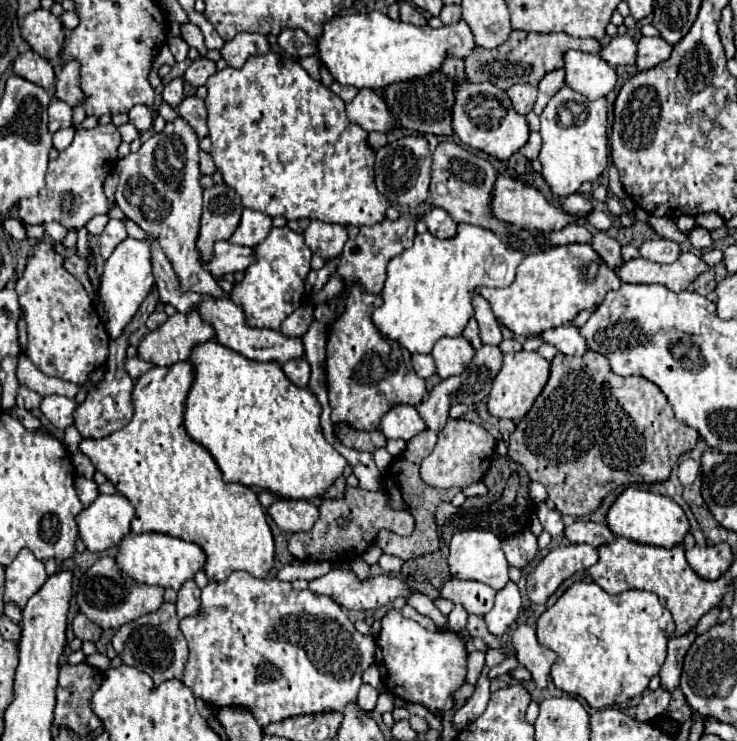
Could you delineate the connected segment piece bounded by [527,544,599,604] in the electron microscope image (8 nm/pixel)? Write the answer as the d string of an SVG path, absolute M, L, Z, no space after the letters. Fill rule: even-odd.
M569 544L551 550L527 578L527 594L533 604L543 604L557 586L575 572L589 570L599 560L599 552L591 544Z

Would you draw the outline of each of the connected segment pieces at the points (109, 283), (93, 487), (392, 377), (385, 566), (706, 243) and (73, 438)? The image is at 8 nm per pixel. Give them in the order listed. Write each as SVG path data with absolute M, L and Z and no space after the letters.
M125 238L109 256L105 262L103 274L101 274L101 288L99 296L109 312L109 322L107 322L107 332L111 338L117 338L125 324L135 316L143 300L155 290L155 274L153 274L153 264L151 264L151 242L137 240L137 238Z
M83 474L77 476L75 488L77 488L77 494L79 494L79 498L81 498L81 502L83 502L85 508L87 508L87 506L97 498L97 494L99 494L95 480L89 480L89 478L85 478Z
M347 286L347 308L331 324L327 340L327 390L331 420L347 422L355 430L377 430L379 420L397 404L419 406L425 394L425 380L409 366L411 354L397 342L385 340L371 322L373 310L383 302L381 296L365 294L359 286Z
M381 554L381 558L379 558L379 566L385 574L399 574L401 564L403 564L403 560L397 556L391 556L391 554Z
M693 228L689 234L689 240L691 240L693 248L697 248L697 250L707 250L713 244L709 230L705 230L705 228Z
M74 425L67 427L64 431L64 443L72 455L79 452L79 443L82 439L82 436L79 434Z

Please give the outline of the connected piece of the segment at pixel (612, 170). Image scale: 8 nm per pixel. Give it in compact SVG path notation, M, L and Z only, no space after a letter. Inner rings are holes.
M611 165L608 170L609 174L609 190L620 200L627 197L627 194L623 188L623 185L619 178L619 172L614 165Z

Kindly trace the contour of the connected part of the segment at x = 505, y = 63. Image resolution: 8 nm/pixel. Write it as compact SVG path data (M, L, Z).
M513 30L509 38L495 50L487 48L475 48L467 58L465 58L465 80L471 84L479 82L491 82L493 86L501 90L509 90L511 86L519 82L527 84L539 84L541 78L555 68L561 68L563 52L567 50L579 50L579 52L589 52L597 54L601 50L599 42L593 38L571 38L567 34L535 34L535 32L523 32L523 30Z

